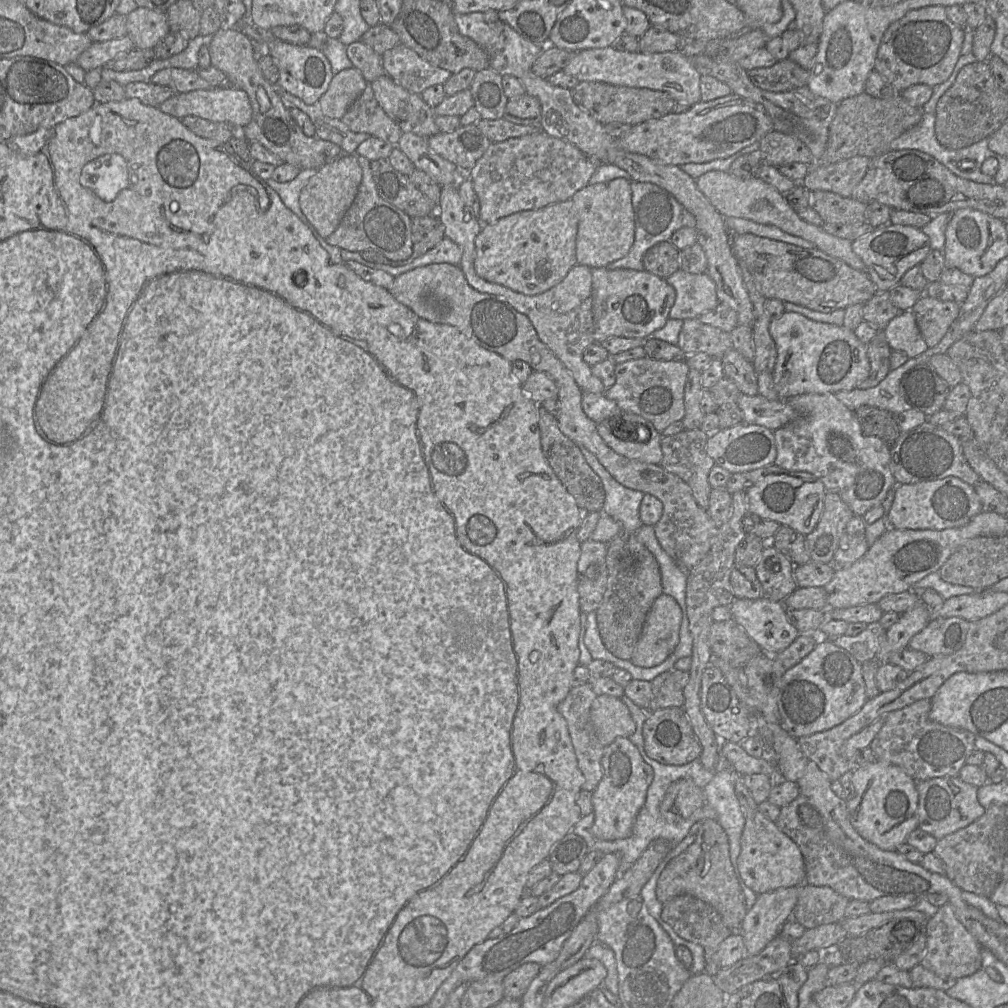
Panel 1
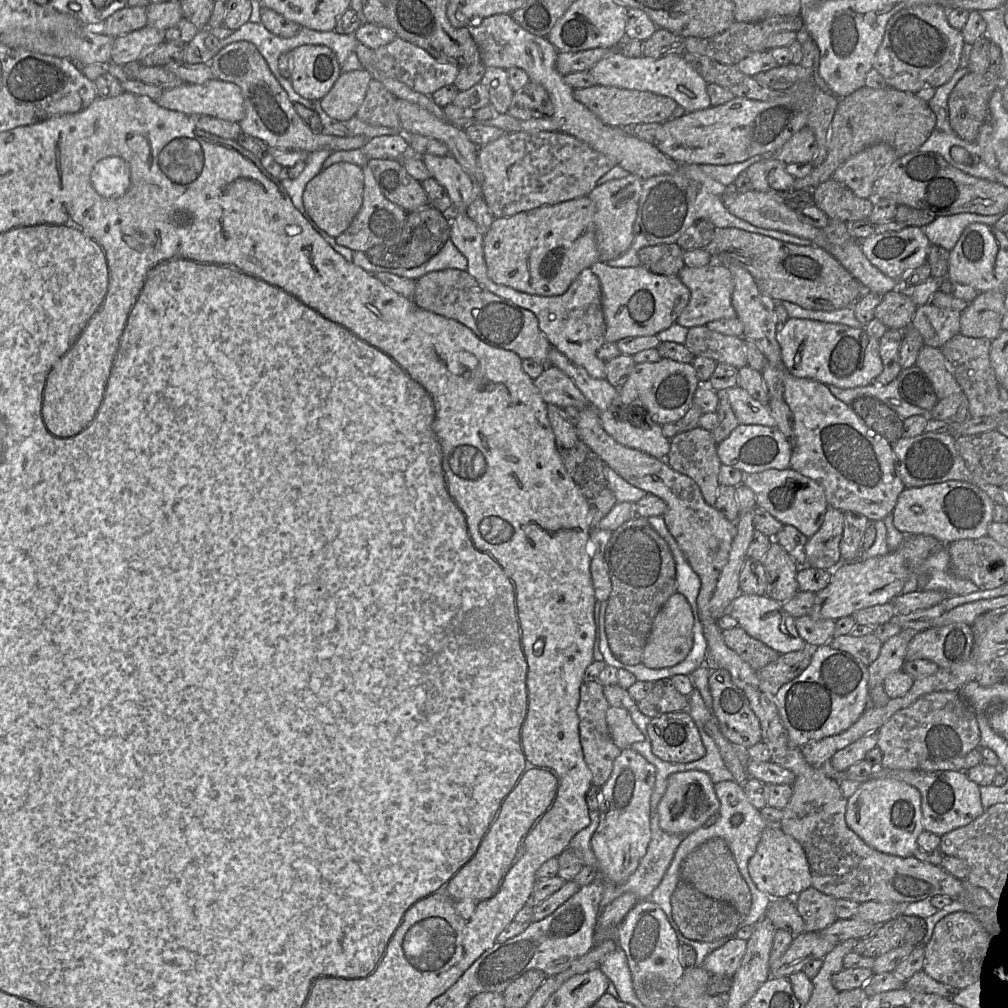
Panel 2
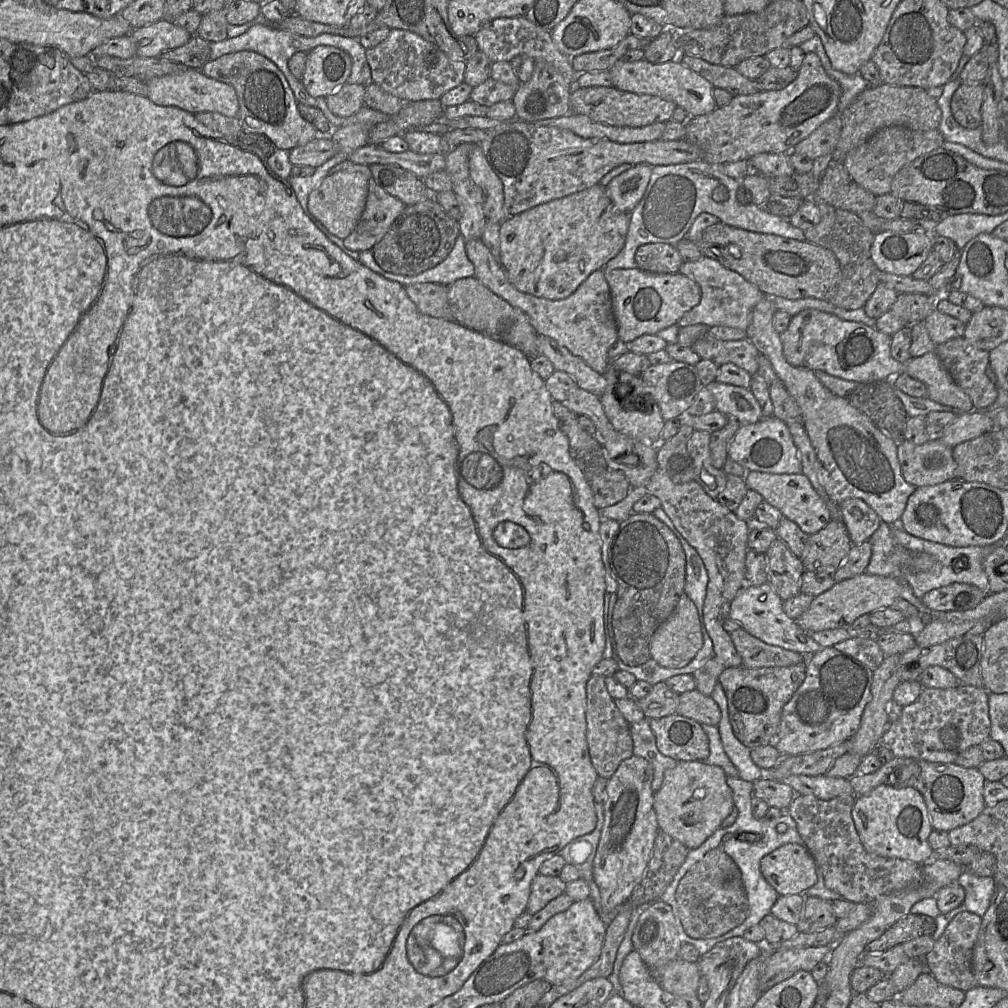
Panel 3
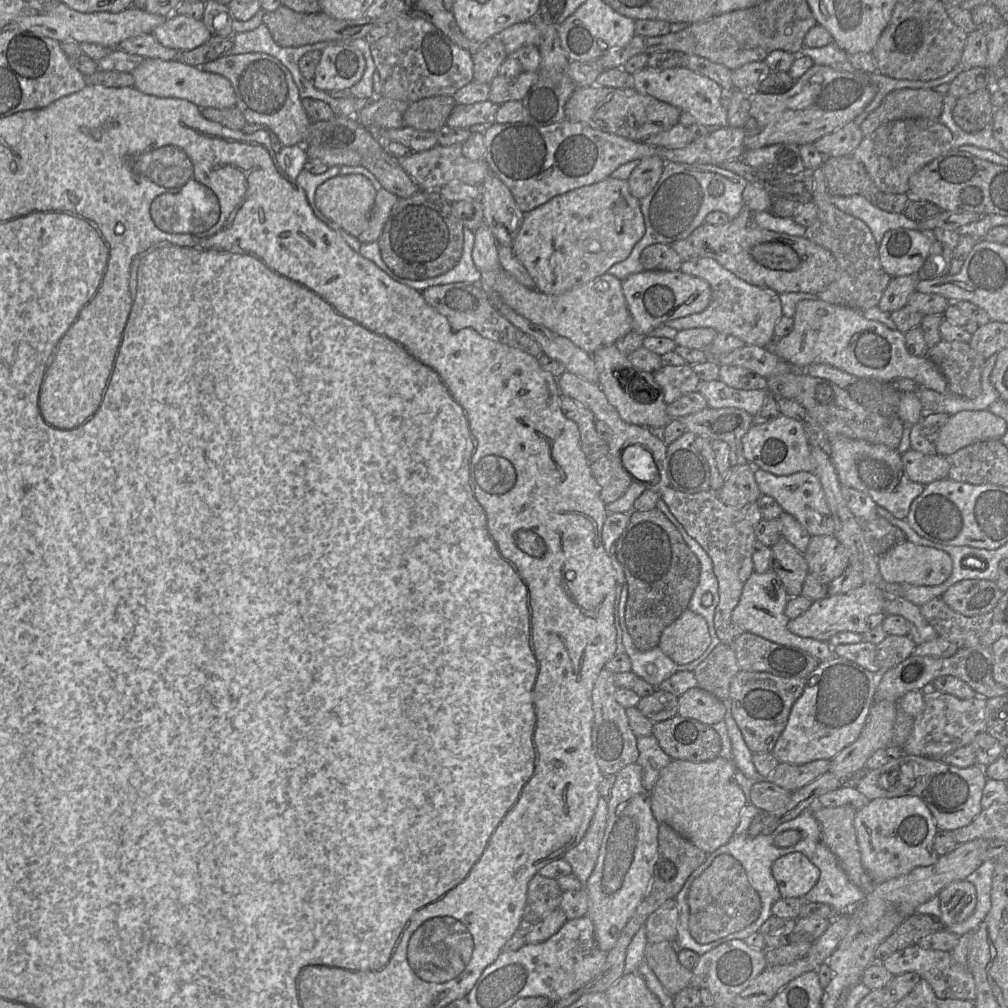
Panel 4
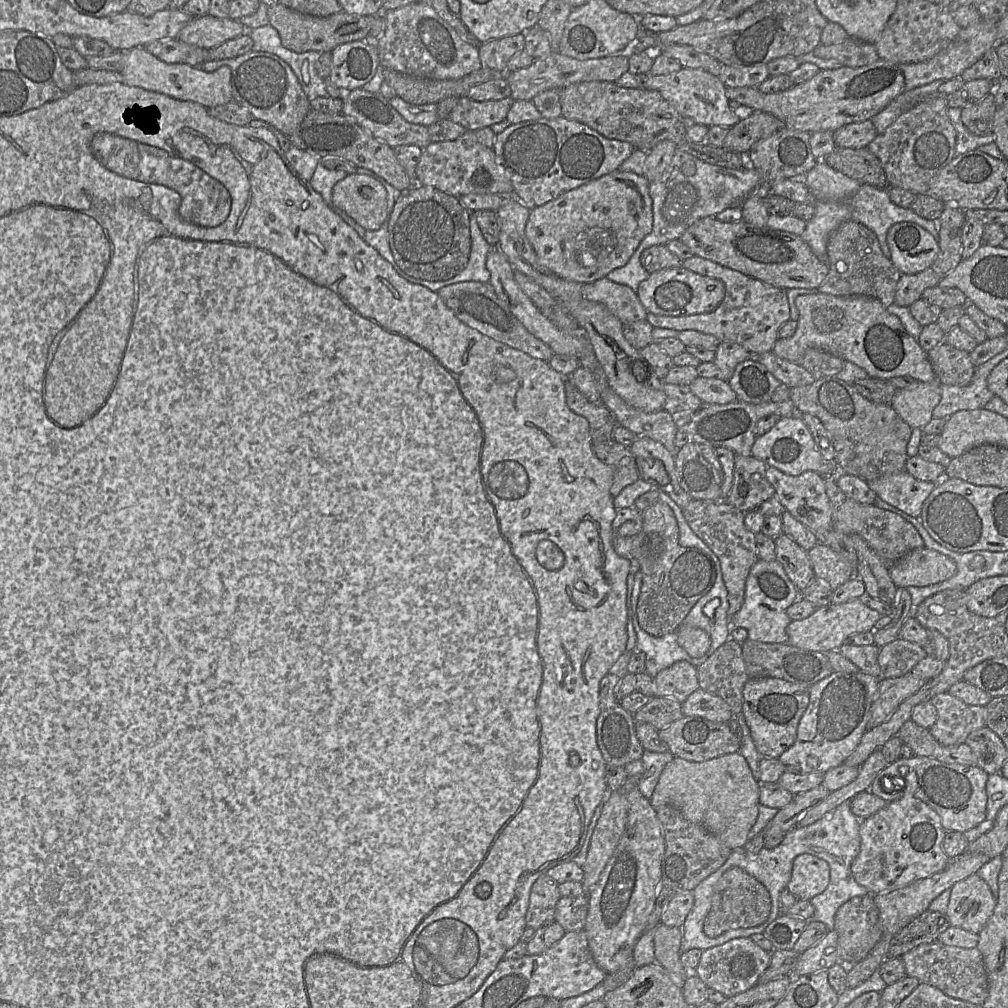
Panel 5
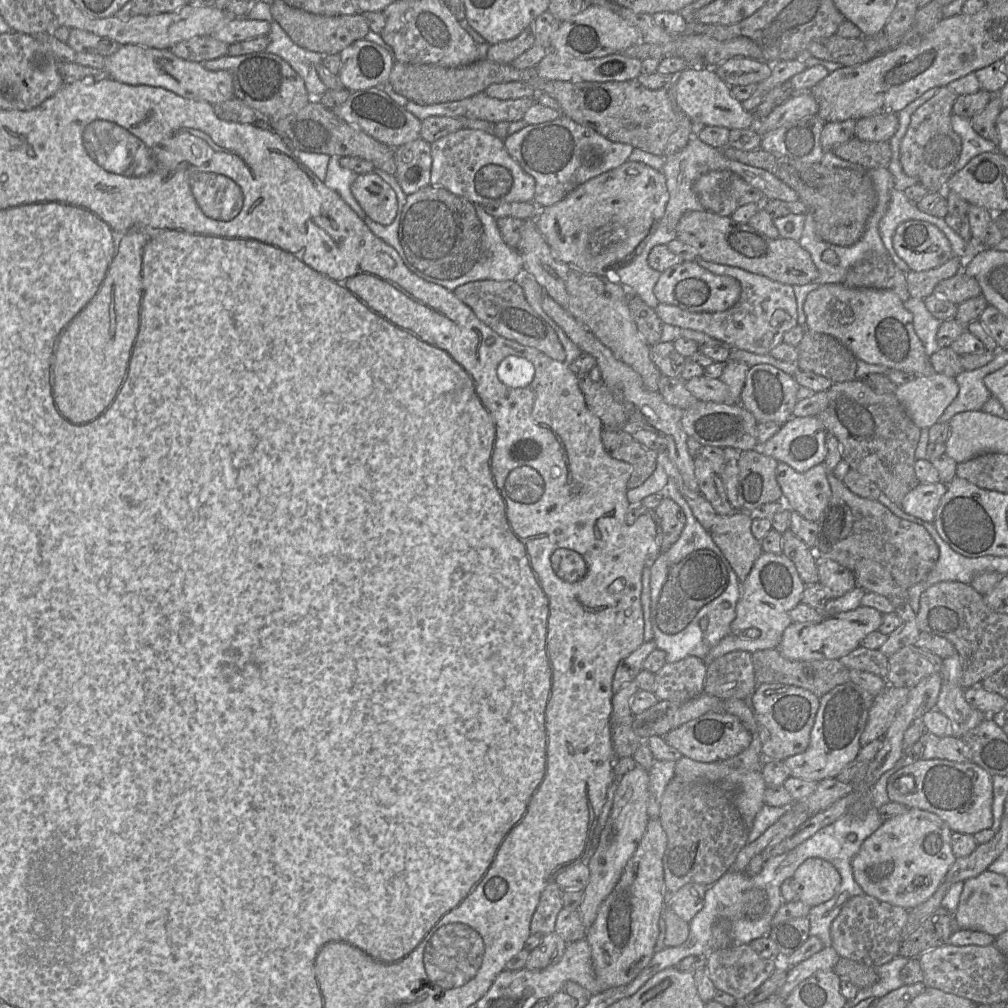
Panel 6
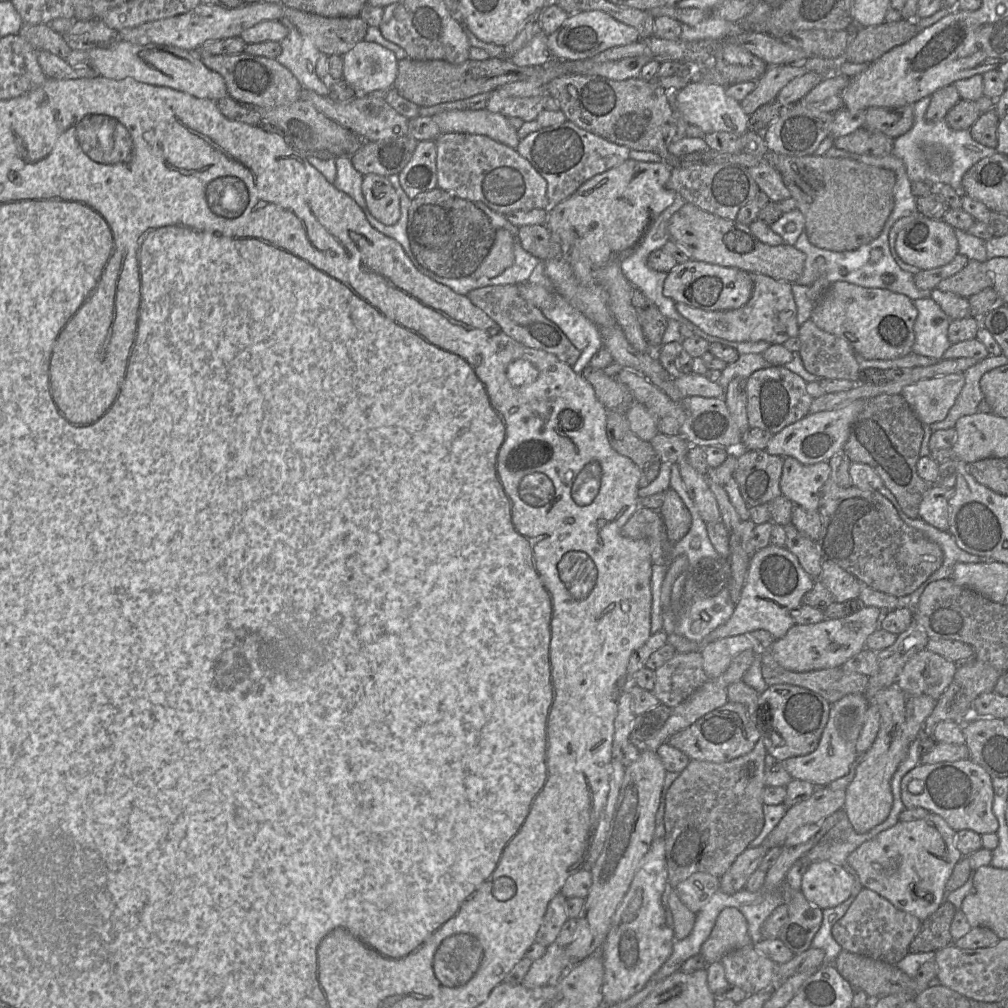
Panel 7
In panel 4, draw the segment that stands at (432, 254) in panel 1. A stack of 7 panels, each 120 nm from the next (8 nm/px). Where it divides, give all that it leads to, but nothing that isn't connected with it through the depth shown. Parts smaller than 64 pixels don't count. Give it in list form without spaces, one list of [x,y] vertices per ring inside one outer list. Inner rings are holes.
[[[463,227],[464,245],[461,258],[457,265],[447,273],[440,275],[436,278],[425,280],[410,280],[395,275],[397,281],[409,286],[420,293],[428,287],[450,284],[456,282],[469,283],[479,285],[481,280],[481,273],[474,264],[472,258],[472,250],[475,241],[474,232],[467,227]]]

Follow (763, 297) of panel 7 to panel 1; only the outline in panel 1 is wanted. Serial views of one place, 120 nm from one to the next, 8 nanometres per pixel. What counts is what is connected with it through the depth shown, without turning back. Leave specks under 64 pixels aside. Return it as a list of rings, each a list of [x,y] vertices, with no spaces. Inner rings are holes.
[[[679,269],[666,278],[666,282],[676,292],[669,318],[698,318],[701,314],[715,309],[720,303],[715,283],[706,272],[692,274]]]

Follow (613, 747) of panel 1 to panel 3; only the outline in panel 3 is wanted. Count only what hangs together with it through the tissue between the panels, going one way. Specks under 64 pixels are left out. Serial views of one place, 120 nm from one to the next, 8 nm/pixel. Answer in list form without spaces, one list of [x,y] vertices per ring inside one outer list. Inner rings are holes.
[[[631,756],[621,762],[606,786],[604,824],[594,857],[593,876],[600,892],[600,911],[613,911],[625,903],[635,887],[640,883],[650,860],[656,836],[659,832],[654,810],[654,792],[652,791],[653,767],[642,757]]]

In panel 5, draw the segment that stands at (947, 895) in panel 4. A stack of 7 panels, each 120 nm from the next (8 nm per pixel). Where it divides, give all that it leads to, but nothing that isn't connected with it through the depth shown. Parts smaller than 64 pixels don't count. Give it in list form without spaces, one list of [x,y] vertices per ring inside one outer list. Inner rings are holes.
[[[973,874],[955,883],[950,893],[946,911],[950,926],[978,934],[996,906],[996,899],[988,884]]]

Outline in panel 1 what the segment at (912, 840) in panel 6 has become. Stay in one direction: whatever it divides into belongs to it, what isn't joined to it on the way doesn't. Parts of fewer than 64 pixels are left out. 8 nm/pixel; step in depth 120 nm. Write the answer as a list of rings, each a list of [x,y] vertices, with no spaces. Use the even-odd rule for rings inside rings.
[[[879,760],[855,766],[852,777],[854,797],[846,802],[850,822],[857,833],[882,850],[896,851],[919,825],[916,783],[900,767]]]

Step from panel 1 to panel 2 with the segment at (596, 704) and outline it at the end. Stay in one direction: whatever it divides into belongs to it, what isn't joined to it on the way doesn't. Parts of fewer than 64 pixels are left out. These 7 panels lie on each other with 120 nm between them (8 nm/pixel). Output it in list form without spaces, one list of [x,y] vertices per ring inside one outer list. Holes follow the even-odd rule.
[[[610,706],[606,713],[606,721],[613,742],[621,750],[645,739],[633,722],[629,711],[624,708]]]

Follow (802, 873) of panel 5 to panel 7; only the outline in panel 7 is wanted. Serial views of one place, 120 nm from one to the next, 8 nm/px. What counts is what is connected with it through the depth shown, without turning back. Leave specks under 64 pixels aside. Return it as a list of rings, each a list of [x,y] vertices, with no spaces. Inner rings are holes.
[[[829,861],[811,863],[803,875],[800,891],[820,909],[834,908],[847,900],[854,878],[844,867]]]

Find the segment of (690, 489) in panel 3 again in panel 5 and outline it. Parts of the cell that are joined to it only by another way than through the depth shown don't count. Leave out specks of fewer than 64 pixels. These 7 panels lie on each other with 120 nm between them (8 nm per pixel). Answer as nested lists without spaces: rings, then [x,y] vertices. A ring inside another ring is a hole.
[[[691,499],[682,509],[683,515],[693,532],[714,552],[720,562],[723,581],[727,588],[728,614],[731,618],[742,606],[746,580],[754,563],[759,559],[755,534],[744,524],[746,512],[725,501]]]

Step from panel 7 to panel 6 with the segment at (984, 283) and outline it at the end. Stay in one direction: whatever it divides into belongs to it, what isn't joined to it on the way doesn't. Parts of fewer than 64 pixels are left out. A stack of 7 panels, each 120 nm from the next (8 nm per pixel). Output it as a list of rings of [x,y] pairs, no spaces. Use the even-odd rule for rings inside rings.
[[[961,270],[953,277],[939,282],[933,293],[959,305],[965,300],[981,295],[981,288],[975,278]]]

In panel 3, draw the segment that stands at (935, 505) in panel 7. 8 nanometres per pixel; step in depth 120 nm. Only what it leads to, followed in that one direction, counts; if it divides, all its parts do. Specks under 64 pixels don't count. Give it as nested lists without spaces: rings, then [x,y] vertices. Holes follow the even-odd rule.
[[[765,295],[751,313],[746,339],[771,362],[779,380],[799,406],[801,422],[822,466],[822,485],[829,500],[839,506],[846,499],[860,498],[883,522],[897,525],[909,496],[916,490],[902,475],[897,457],[898,441],[877,427],[845,397],[833,394],[813,371],[787,362],[780,334],[774,328],[776,311],[773,298]]]

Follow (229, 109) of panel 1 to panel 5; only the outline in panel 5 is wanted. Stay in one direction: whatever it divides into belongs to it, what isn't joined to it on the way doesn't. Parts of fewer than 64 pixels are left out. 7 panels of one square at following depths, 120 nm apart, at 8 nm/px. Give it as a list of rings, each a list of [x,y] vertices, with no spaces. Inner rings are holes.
[[[134,47],[125,52],[125,65],[120,71],[126,85],[166,94],[172,98],[194,101],[205,108],[214,108],[233,101],[231,69],[222,66],[213,72],[204,71],[201,66],[187,63],[166,63],[144,47]]]

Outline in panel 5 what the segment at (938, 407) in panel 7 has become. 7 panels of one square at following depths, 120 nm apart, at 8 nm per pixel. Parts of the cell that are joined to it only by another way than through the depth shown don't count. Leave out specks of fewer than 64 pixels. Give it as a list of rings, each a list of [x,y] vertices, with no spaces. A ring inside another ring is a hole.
[[[916,382],[904,389],[898,389],[891,406],[912,428],[922,428],[933,419],[932,412],[941,399],[940,384]]]

